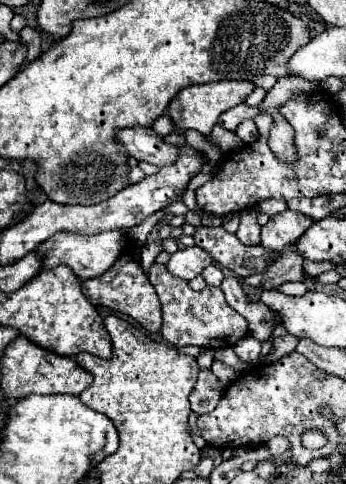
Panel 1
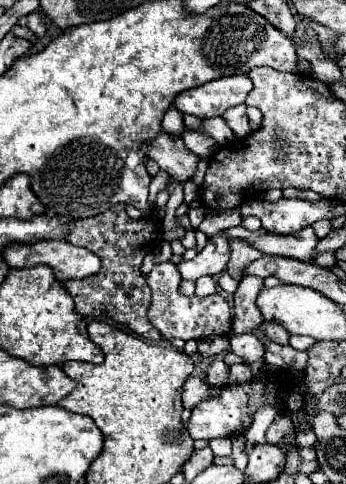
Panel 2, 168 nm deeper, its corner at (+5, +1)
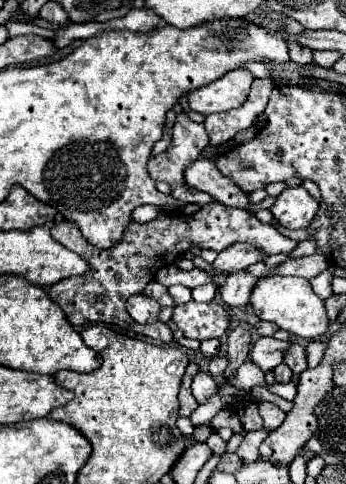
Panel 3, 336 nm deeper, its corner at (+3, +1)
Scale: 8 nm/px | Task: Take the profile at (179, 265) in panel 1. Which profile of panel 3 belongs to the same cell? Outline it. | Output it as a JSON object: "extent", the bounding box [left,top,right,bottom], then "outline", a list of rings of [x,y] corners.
{"extent":[212,244,266,272],"outline":[[[234,244],[224,252],[220,252],[212,266],[218,272],[238,272],[238,270],[246,270],[250,264],[264,262],[264,260],[266,260],[266,254],[258,252],[258,248],[250,244]]]}

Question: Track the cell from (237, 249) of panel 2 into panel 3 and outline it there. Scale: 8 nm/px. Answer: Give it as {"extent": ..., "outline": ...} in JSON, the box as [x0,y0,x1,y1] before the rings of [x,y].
{"extent":[220,272,256,308],"outline":[[[234,272],[226,278],[224,286],[220,288],[220,296],[222,296],[222,302],[230,308],[244,308],[248,306],[250,302],[250,292],[256,284],[256,276],[248,274],[248,272]]]}

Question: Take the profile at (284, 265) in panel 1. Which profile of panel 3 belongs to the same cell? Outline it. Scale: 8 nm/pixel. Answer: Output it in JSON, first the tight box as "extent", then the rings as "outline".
{"extent":[224,326,250,378],"outline":[[[238,326],[230,330],[228,334],[228,368],[224,372],[224,378],[232,378],[236,370],[246,362],[250,354],[250,328]]]}

